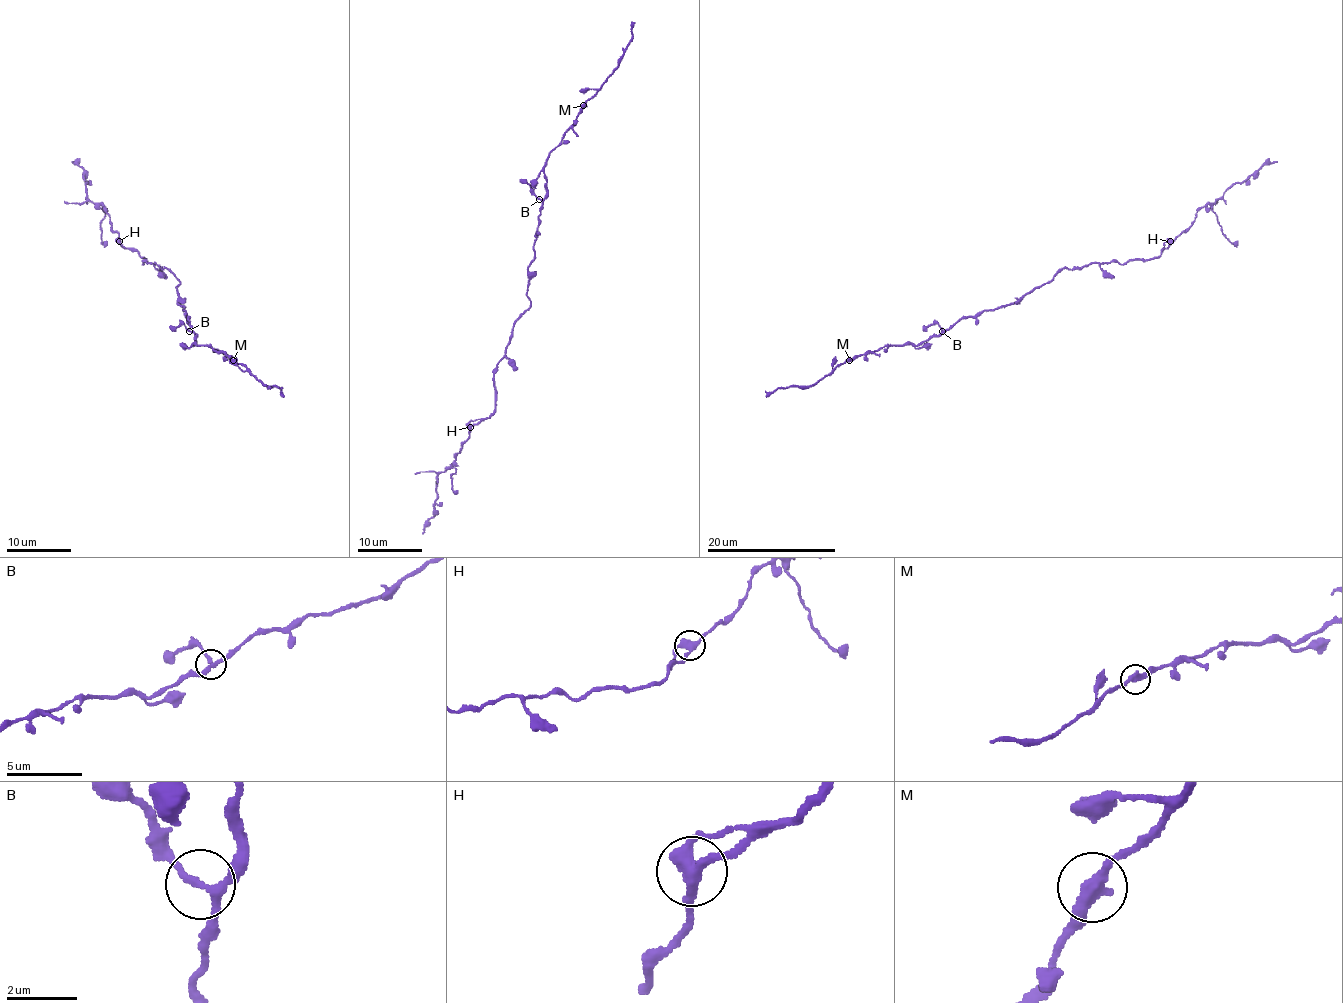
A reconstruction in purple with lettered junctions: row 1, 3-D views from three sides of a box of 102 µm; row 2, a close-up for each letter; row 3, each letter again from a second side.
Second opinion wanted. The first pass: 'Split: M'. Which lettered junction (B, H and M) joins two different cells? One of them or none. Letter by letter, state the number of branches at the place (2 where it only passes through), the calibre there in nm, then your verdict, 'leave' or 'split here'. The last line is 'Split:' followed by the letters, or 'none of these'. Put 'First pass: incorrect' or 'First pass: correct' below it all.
B: 3 | 200 nm | leave
H: 3 | 360 nm | leave
M: 2 | 380 nm | leave
Split: none of these
First pass: incorrect

